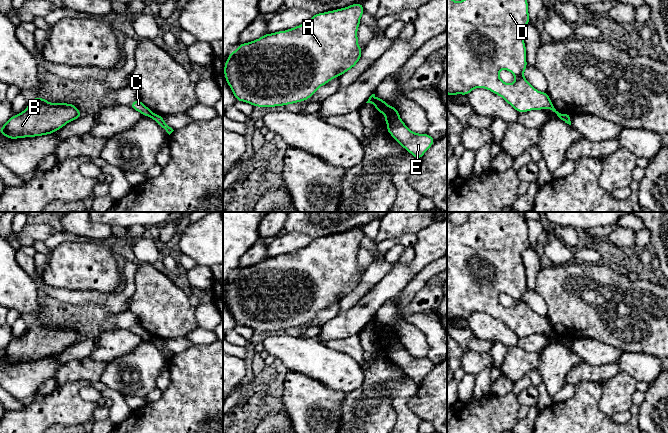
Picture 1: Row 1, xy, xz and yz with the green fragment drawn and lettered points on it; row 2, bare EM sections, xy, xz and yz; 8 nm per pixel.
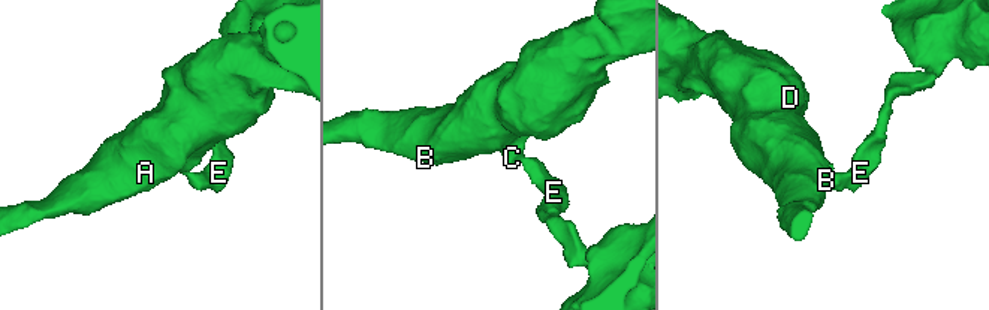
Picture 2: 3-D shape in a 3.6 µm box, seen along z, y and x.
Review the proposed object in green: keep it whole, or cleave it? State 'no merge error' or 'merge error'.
merge error

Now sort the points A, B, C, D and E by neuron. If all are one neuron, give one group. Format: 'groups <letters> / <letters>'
groups A B C D / E

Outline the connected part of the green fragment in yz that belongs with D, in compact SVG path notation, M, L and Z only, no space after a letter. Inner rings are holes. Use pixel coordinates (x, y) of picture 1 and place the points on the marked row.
M447 0L447 94L454 96L461 94L467 96L475 88L484 88L490 90L492 93L501 96L510 106L512 106L518 113L528 112L531 110L543 110L548 108L558 116L560 113L551 102L547 92L539 92L535 89L524 77L524 71L528 65L526 61L526 45L522 36L522 29L530 23L527 0L462 0L456 2L454 0ZM506 69L515 77L515 81L507 84L500 79L499 71Z

